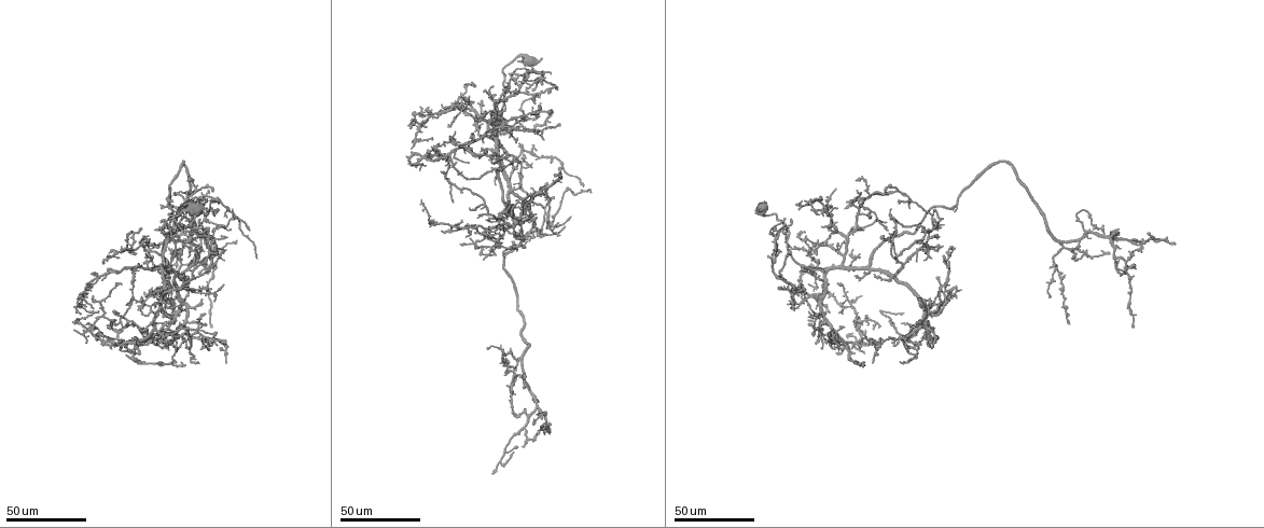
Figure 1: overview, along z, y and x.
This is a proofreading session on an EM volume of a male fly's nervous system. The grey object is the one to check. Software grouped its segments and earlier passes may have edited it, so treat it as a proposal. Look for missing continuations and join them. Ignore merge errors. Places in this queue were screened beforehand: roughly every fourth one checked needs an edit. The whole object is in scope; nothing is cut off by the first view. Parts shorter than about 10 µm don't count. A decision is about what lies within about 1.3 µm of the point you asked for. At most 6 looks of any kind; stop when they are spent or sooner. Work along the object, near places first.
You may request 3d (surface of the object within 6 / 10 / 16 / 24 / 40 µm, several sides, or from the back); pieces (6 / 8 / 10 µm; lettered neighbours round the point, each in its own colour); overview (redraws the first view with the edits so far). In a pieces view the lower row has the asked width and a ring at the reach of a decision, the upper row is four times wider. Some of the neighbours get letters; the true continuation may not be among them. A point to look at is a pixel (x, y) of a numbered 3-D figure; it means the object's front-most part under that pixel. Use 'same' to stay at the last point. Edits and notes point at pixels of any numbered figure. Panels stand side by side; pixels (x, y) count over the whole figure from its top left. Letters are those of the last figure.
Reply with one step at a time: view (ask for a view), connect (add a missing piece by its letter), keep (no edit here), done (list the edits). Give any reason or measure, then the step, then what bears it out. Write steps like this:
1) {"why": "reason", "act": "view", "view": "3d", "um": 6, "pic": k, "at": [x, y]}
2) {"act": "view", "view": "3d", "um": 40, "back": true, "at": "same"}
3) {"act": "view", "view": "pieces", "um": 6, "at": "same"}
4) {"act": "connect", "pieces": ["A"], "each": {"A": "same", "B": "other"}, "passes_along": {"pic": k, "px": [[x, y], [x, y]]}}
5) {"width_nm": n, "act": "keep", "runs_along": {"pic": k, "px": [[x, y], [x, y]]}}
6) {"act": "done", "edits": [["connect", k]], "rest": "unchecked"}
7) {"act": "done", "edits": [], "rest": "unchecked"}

{"act": "view", "view": "3d", "um": 24, "pic": 1, "at": [494, 154]}

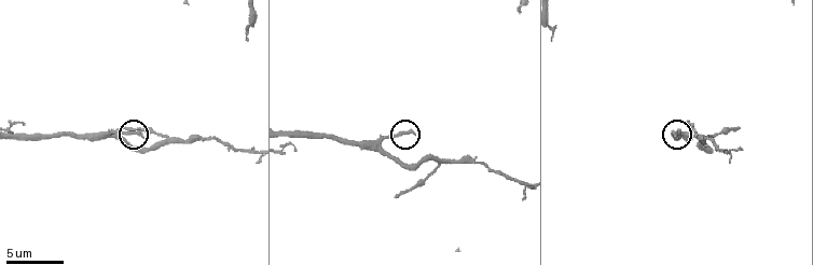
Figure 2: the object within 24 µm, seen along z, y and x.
{"why": "see the neighbours", "act": "view", "view": "pieces", "um": 8, "pic": 2, "at": [674, 138]}

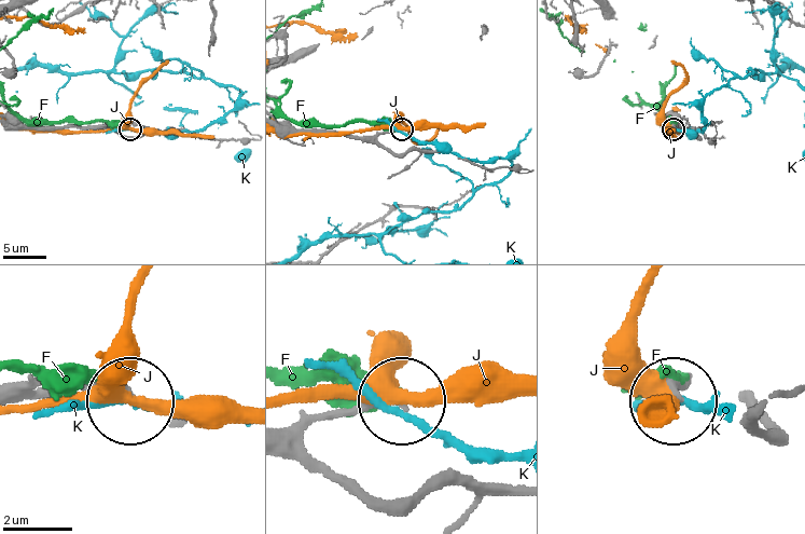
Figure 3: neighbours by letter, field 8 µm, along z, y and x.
{"width_nm": 180, "act": "keep", "each": {"F": "other", "J": "other", "K": "other"}, "runs_along": {"pic": 3, "px": [[287, 435], [397, 402]]}, "found": "none of them fits"}

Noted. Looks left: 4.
{"why": "branch stops here", "act": "view", "view": "3d", "um": 40, "pic": 1, "at": [476, 118]}

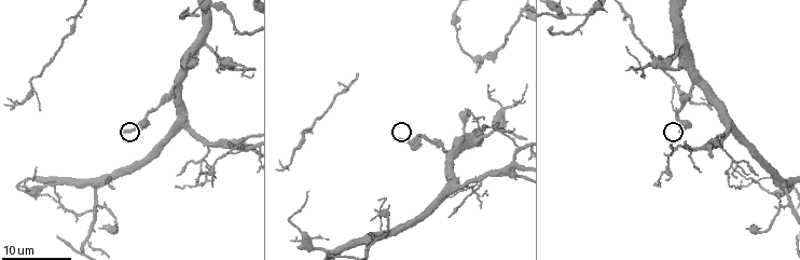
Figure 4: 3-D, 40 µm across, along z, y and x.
{"act": "view", "view": "3d", "um": 10, "pic": 4, "at": [397, 138]}

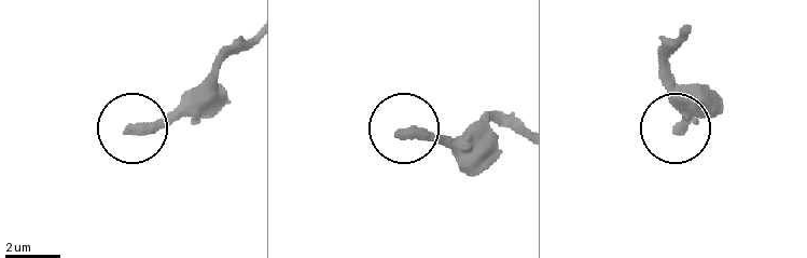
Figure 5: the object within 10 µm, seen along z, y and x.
{"why": "what lies round it", "act": "view", "view": "pieces", "um": 6, "pic": 5, "at": [401, 134]}

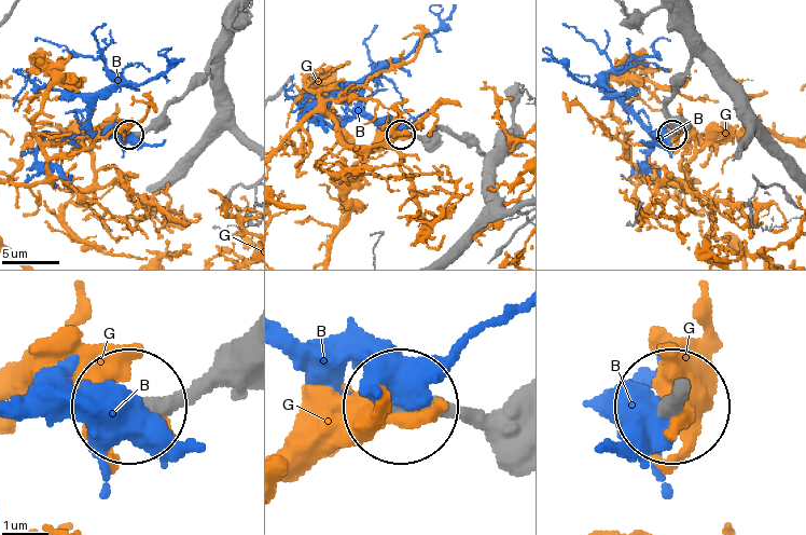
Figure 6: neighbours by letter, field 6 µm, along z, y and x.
{"act": "keep", "each": {"B": "other", "G": "other"}, "runs_along": {"pic": 6, "px": [[496, 409], [407, 405]]}, "found": "none of them fits"}

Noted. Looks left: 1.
{"act": "done", "edits": [], "rest": "unchecked"}

